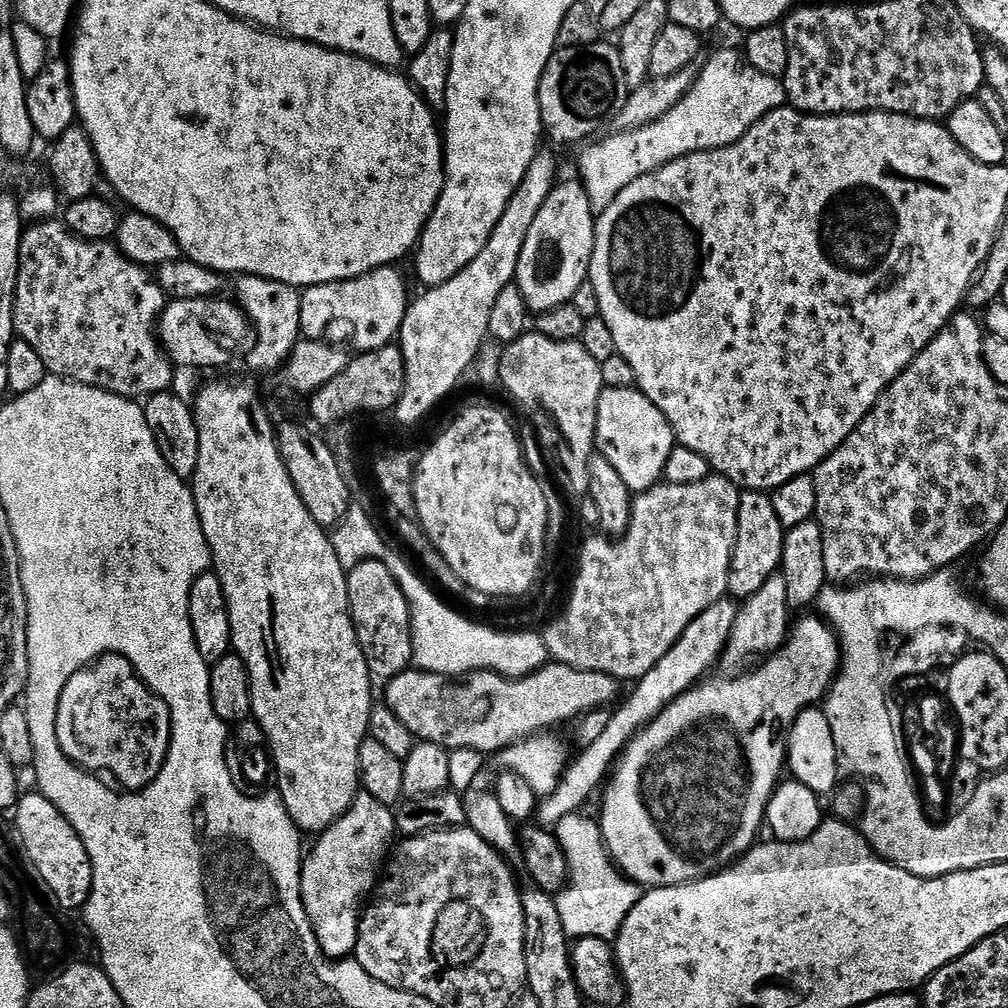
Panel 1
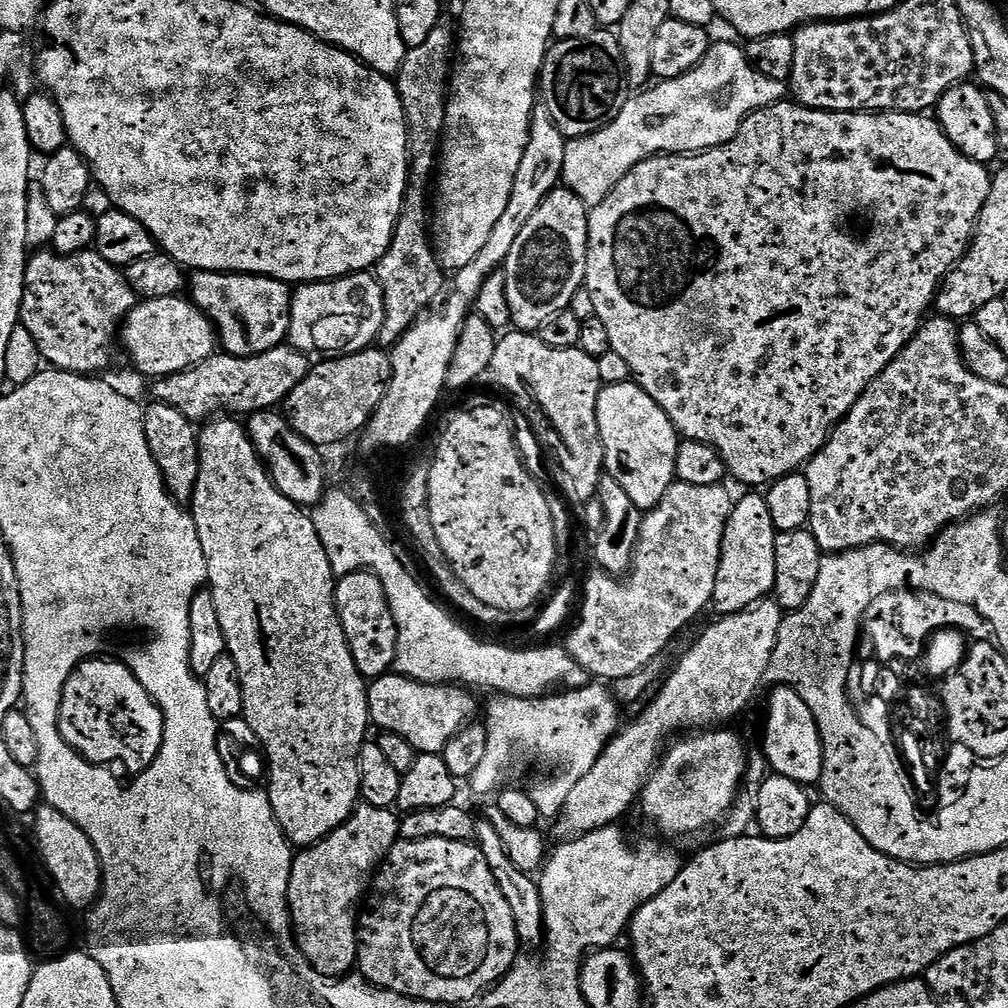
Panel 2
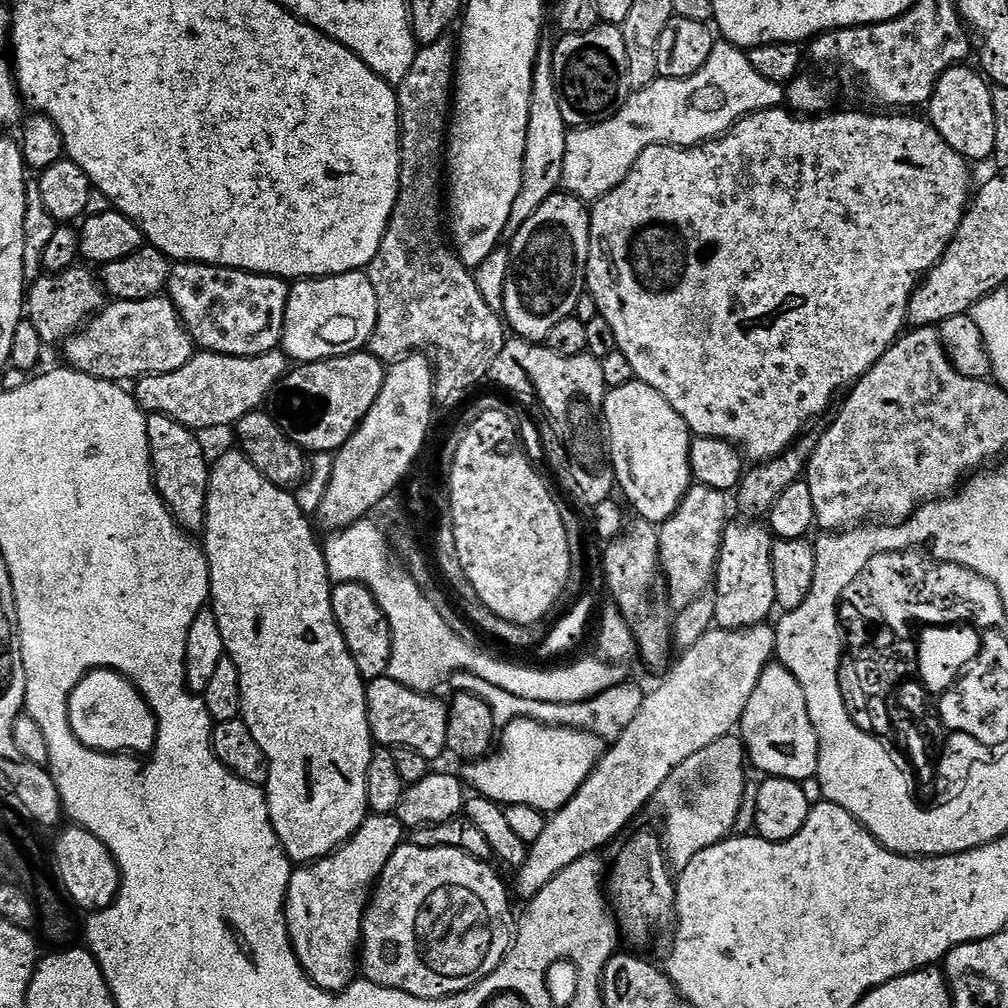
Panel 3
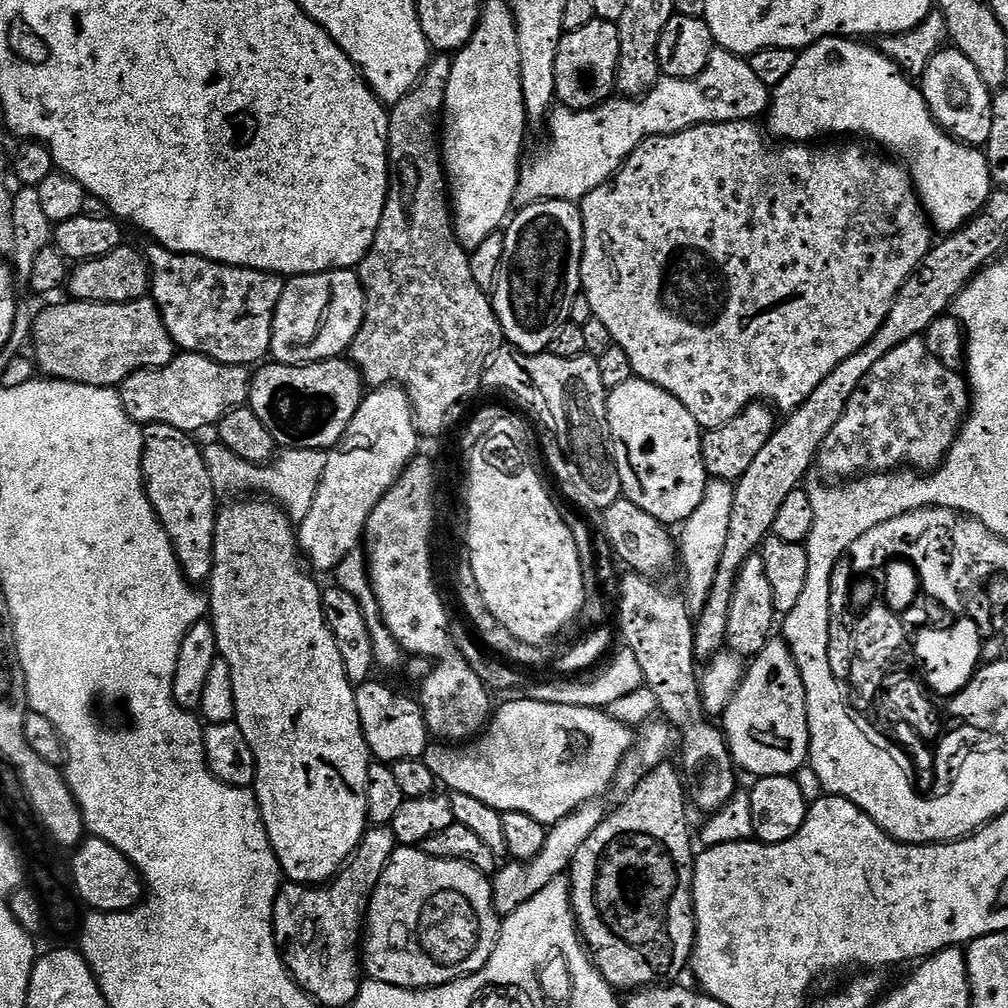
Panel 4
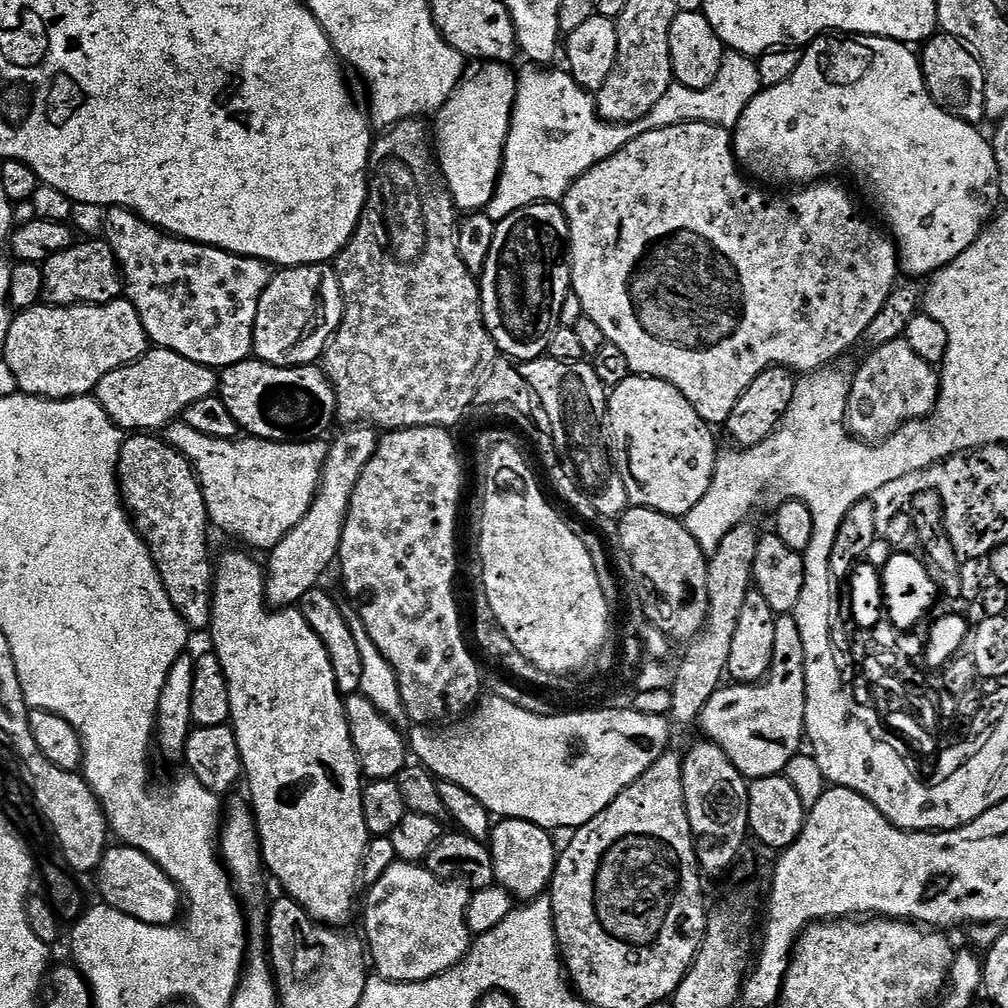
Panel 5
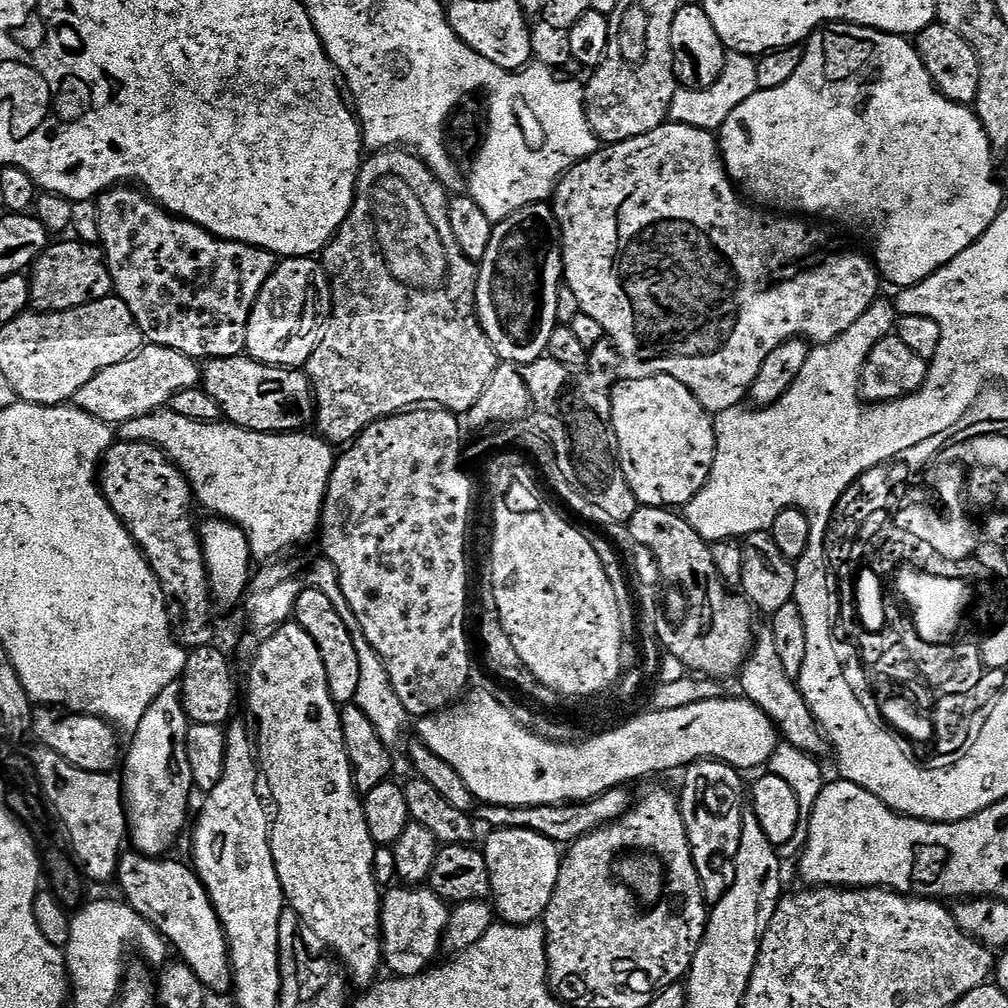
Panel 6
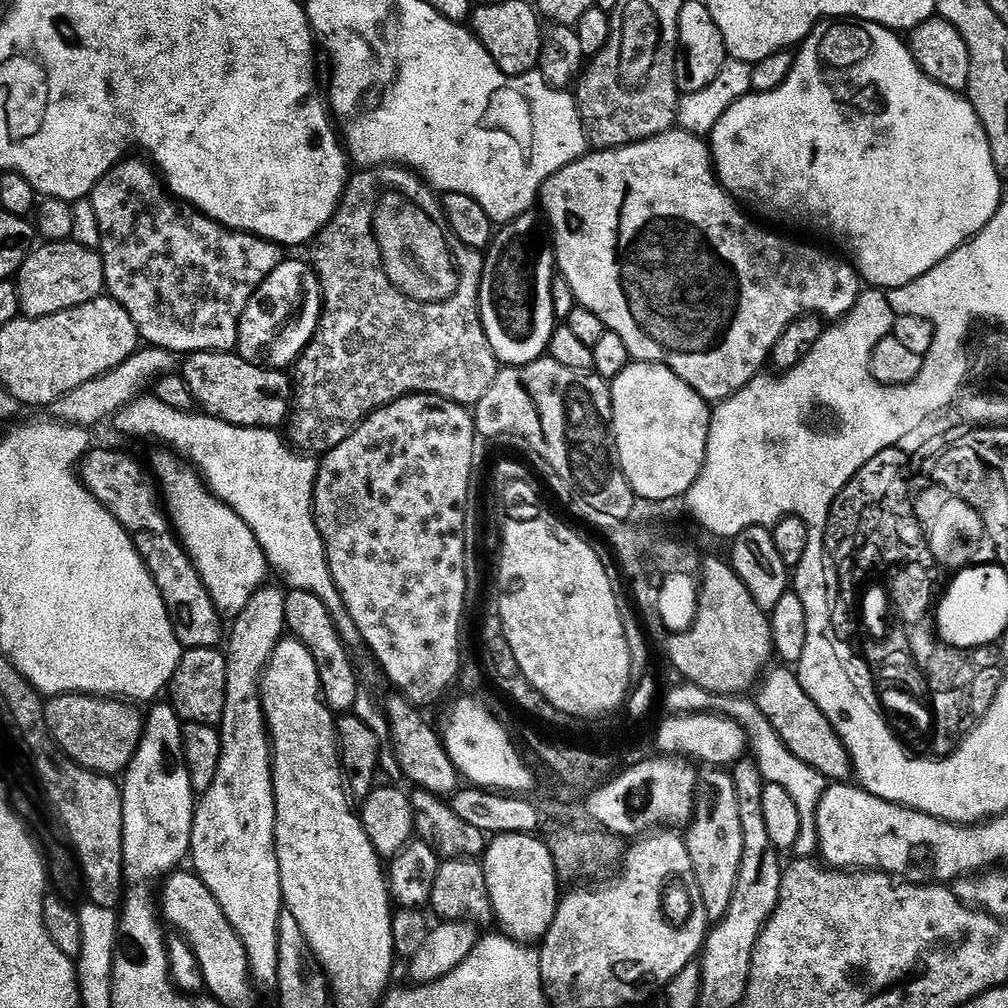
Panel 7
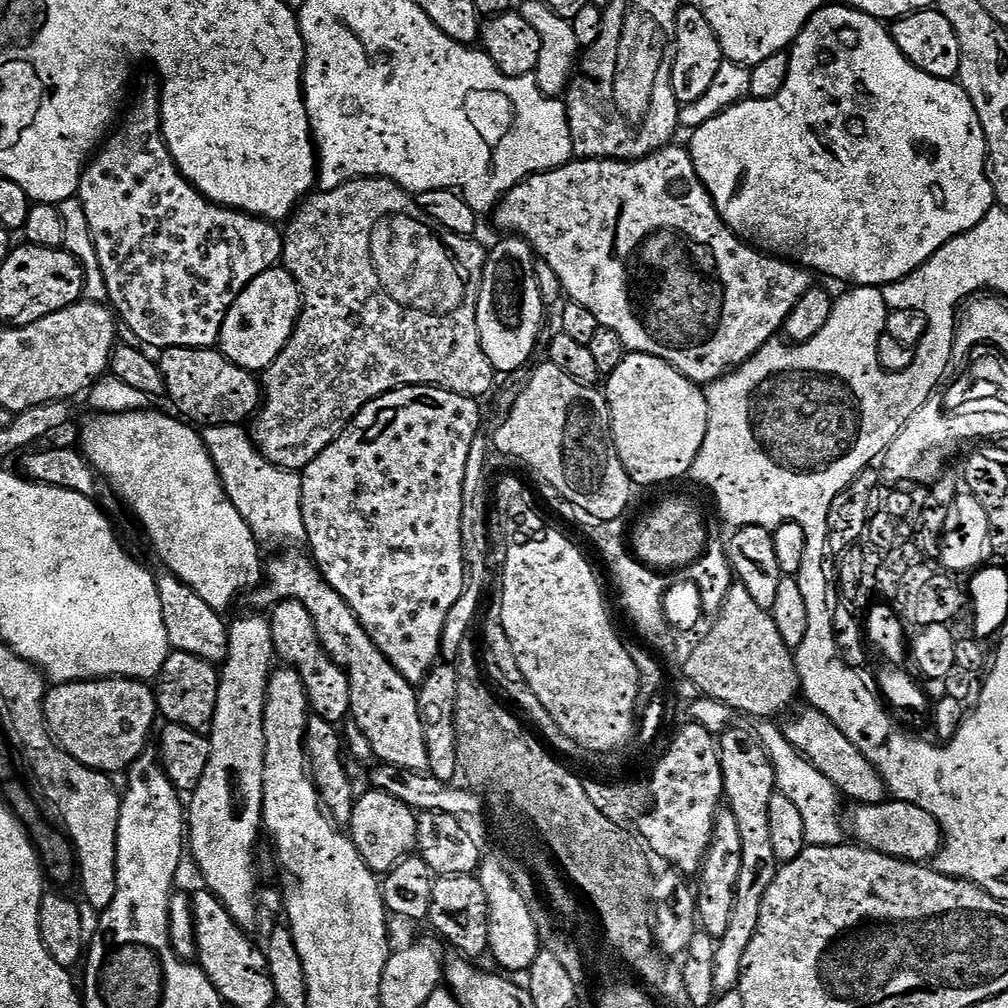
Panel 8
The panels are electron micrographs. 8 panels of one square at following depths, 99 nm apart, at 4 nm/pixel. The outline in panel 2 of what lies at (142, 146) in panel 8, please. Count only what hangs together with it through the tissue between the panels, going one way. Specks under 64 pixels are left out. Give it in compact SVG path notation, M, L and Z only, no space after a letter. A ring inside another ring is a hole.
M197 272L190 276L190 299L208 315L216 328L218 344L230 356L257 356L271 348L281 347L288 340L288 327L292 317L293 289L272 276L252 276L249 272Z

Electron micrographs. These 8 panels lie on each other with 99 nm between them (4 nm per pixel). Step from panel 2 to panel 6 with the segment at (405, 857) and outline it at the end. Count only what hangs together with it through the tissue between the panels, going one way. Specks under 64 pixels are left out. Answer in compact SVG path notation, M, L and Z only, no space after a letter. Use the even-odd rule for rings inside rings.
M395 886L383 893L380 902L380 951L382 964L388 968L393 977L418 976L433 967L437 963L436 955L441 955L444 942L444 931L448 921L449 905L445 904L438 894L434 894L427 886Z

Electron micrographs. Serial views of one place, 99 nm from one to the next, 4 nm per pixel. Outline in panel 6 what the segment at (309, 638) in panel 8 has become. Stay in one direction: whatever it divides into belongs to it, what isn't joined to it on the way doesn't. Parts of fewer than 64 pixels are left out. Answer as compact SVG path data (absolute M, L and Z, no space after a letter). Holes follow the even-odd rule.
M311 586L301 587L292 614L295 623L300 624L302 630L310 634L310 638L314 638L314 646L318 646L318 654L322 654L322 666L326 666L326 682L334 703L338 706L353 703L358 694L360 681L358 653L354 650L342 618L338 618L334 606L326 599L326 594Z

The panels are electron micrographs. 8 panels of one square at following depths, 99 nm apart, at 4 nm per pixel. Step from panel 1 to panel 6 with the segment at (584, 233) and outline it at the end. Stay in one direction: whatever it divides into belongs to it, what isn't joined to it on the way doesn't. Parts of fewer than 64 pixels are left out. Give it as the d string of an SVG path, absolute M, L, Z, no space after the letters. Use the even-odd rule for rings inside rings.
M547 203L531 204L493 227L490 246L478 261L476 314L490 338L497 357L509 364L529 364L547 353L550 334L558 326L558 290L564 278L564 251L560 249L560 227Z

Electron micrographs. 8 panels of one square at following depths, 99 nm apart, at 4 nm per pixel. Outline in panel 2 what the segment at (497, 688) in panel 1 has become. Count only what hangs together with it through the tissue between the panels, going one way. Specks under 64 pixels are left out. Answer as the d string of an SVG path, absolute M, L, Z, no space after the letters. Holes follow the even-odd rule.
M389 674L368 684L368 714L376 716L420 716L420 740L428 750L443 750L450 738L473 719L476 700L469 689L450 684L423 684L408 676Z

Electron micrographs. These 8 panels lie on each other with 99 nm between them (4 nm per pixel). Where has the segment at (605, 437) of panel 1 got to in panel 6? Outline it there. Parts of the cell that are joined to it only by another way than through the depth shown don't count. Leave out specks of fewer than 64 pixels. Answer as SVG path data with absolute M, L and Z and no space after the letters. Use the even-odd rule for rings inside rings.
M659 374L640 375L644 376L638 377L637 380L621 379L620 383L610 392L612 397L612 429L616 435L616 450L620 458L622 474L626 478L629 490L634 494L637 505L645 508L676 510L681 506L691 504L692 499L702 490L702 486L708 482L708 475L714 466L714 458L716 457L716 426L713 417L701 406L698 398L694 398L694 394L690 394L690 390L686 386L682 386L682 382Z

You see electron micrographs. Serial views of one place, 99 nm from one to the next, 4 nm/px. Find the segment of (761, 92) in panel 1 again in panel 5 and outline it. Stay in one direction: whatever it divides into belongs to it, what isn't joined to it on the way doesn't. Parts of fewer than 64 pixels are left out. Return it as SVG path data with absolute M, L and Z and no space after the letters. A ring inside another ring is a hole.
M729 51L724 57L722 66L718 70L718 78L710 82L702 90L687 88L675 82L662 94L658 106L646 114L646 118L636 121L634 124L614 124L611 120L603 119L596 110L595 99L582 86L574 82L574 78L567 70L560 72L548 72L552 70L532 70L536 72L524 72L519 74L515 81L516 101L512 107L512 125L506 138L504 147L503 168L500 171L499 180L496 183L496 192L486 209L491 220L497 222L505 220L510 214L522 210L531 204L541 202L560 202L568 192L568 188L586 170L598 166L606 158L618 154L622 146L626 146L635 136L641 136L643 132L649 132L655 128L665 128L675 124L716 124L719 128L735 129L738 118L742 118L742 110L750 106L750 102L762 90L756 60L751 56L743 56L741 52Z

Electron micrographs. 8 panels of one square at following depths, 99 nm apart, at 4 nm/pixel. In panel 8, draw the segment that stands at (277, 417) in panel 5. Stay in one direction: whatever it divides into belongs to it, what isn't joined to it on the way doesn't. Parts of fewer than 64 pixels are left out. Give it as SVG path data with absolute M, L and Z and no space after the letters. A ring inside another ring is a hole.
M165 348L159 353L158 363L166 382L167 399L172 399L175 411L193 426L205 429L223 424L243 425L260 411L261 381L227 360L216 348Z

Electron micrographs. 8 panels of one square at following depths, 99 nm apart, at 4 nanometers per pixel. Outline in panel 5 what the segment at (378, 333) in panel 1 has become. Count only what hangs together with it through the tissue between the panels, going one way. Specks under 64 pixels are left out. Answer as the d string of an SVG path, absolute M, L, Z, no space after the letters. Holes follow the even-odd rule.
M331 263L307 264L277 271L258 304L255 355L283 368L312 366L323 357L344 320L344 295Z

